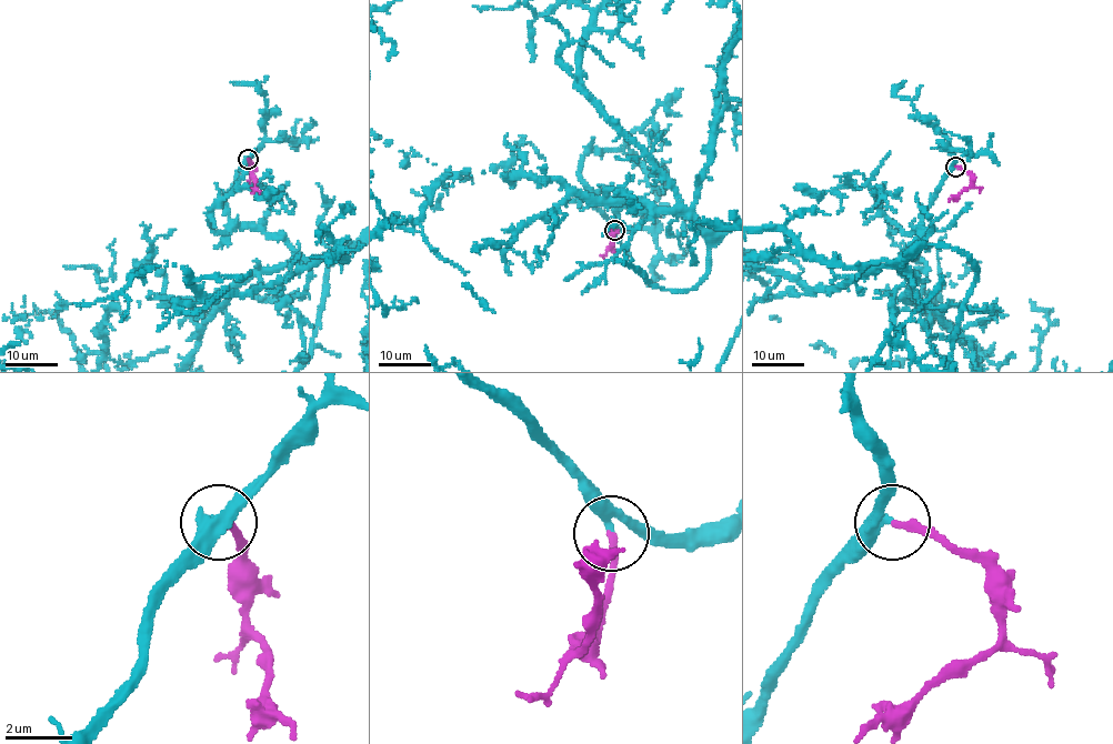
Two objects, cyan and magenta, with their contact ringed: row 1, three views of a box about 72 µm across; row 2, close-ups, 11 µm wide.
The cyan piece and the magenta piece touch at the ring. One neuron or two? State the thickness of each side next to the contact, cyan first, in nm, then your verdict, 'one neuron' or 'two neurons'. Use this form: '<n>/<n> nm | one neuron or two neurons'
280/200 nm | one neuron

